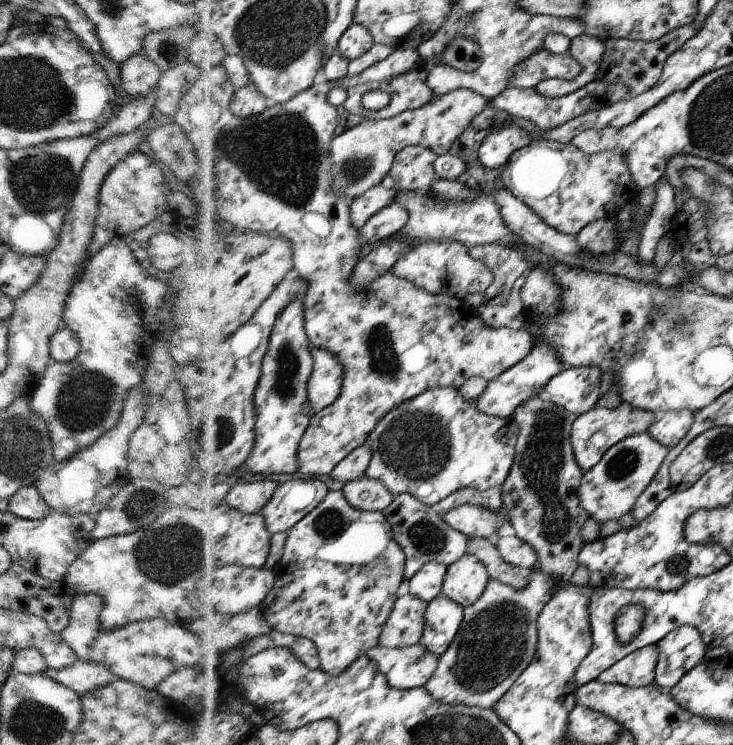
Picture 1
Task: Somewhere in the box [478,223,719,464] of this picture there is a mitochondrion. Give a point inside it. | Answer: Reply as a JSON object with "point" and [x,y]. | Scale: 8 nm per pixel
{"point":[680,325]}

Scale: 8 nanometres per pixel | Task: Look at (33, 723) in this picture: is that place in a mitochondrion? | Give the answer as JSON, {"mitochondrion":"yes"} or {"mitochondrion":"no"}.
{"mitochondrion":"yes"}

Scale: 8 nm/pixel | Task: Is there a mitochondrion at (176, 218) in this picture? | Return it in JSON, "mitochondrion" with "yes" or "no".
{"mitochondrion":"no"}

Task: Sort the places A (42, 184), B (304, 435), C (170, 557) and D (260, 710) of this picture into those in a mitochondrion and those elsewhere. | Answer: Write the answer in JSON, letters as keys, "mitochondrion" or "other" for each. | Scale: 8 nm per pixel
{"A":"mitochondrion","B":"other","C":"mitochondrion","D":"other"}

